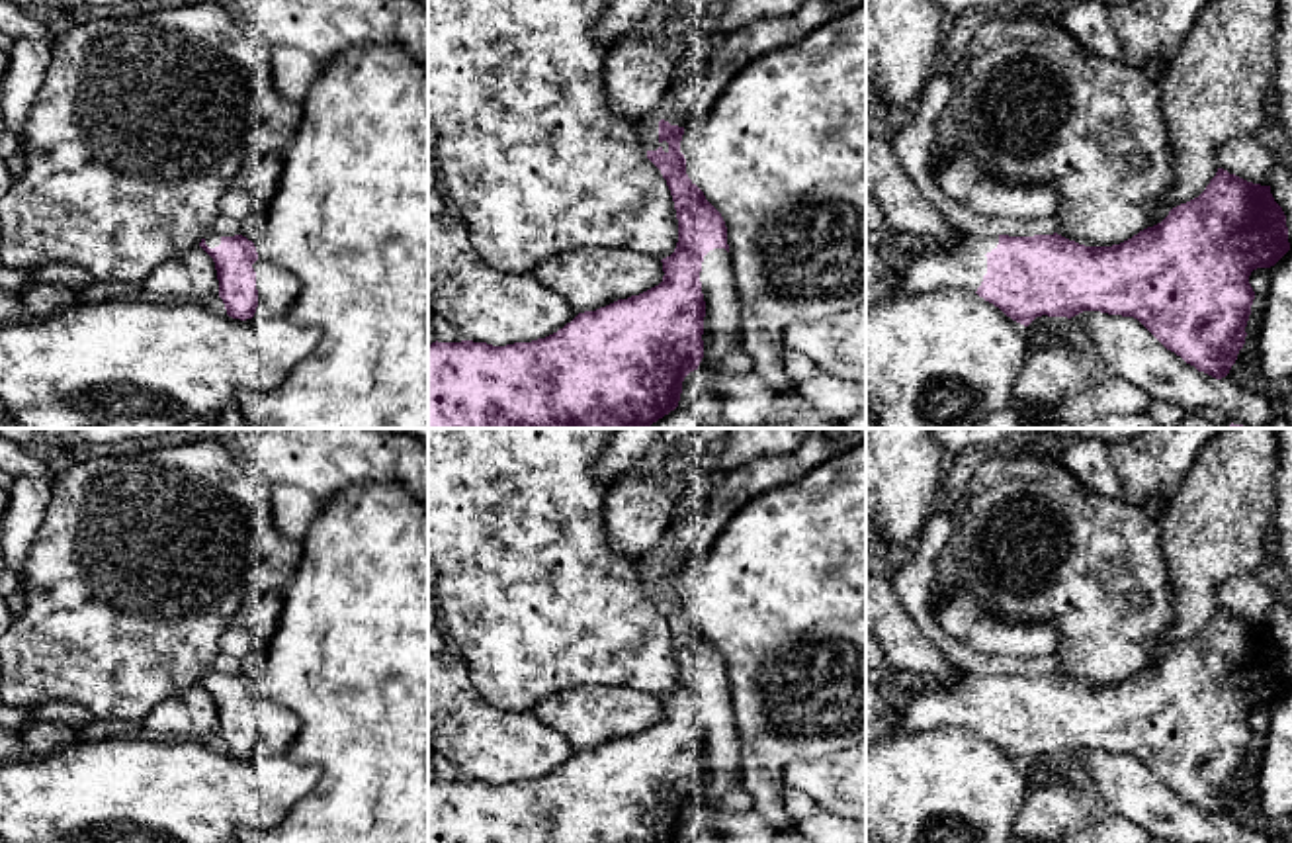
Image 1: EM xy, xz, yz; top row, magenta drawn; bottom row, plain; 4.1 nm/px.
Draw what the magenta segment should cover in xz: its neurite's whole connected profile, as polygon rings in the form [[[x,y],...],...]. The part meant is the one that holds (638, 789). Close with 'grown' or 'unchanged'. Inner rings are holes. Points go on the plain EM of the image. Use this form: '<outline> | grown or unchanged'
[[[678,460],[678,487],[672,526],[665,540],[641,559],[641,573],[647,597],[661,608],[670,628],[676,657],[678,681],[670,694],[663,696],[663,720],[639,733],[618,737],[596,749],[579,751],[557,771],[532,780],[493,784],[487,780],[432,780],[428,782],[428,843],[678,843],[684,816],[698,808],[704,796],[704,755],[702,700],[713,687],[725,687],[727,665],[721,651],[706,638],[704,630],[688,616],[686,597],[680,591],[684,563],[692,554],[696,532],[706,512],[696,510],[696,499],[710,489],[698,485],[698,467]]] | grown

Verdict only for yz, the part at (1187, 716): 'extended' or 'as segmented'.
extended

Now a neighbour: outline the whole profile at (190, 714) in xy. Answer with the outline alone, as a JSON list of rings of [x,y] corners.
[[[197,683],[158,702],[141,722],[151,737],[205,739],[219,732],[213,696]]]

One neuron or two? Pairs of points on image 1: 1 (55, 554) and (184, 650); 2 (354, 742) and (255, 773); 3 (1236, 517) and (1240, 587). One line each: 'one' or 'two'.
1: one
2: two
3: two

